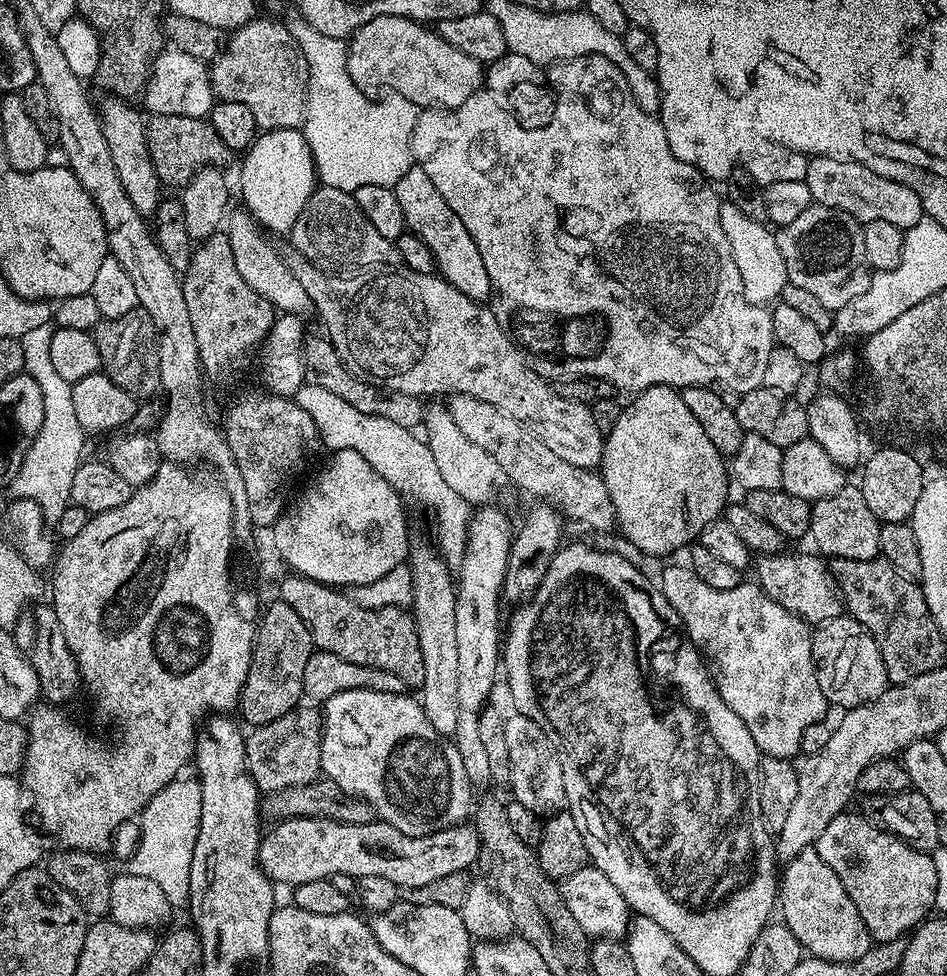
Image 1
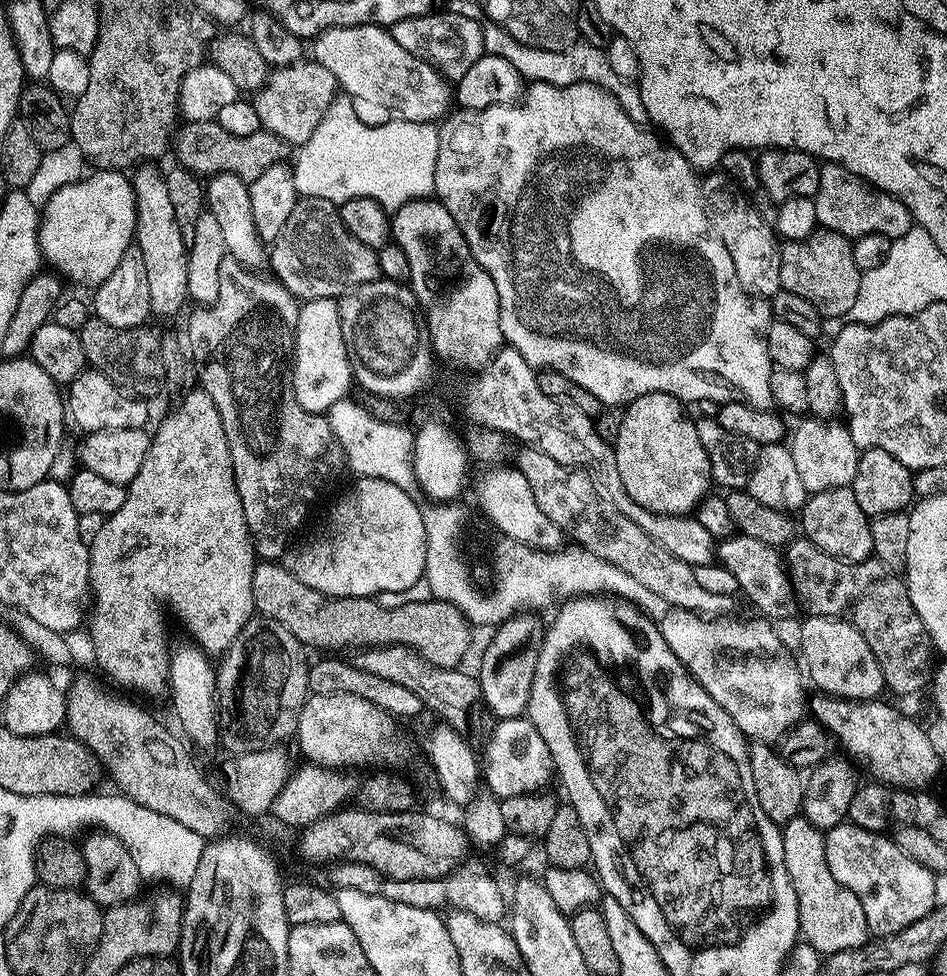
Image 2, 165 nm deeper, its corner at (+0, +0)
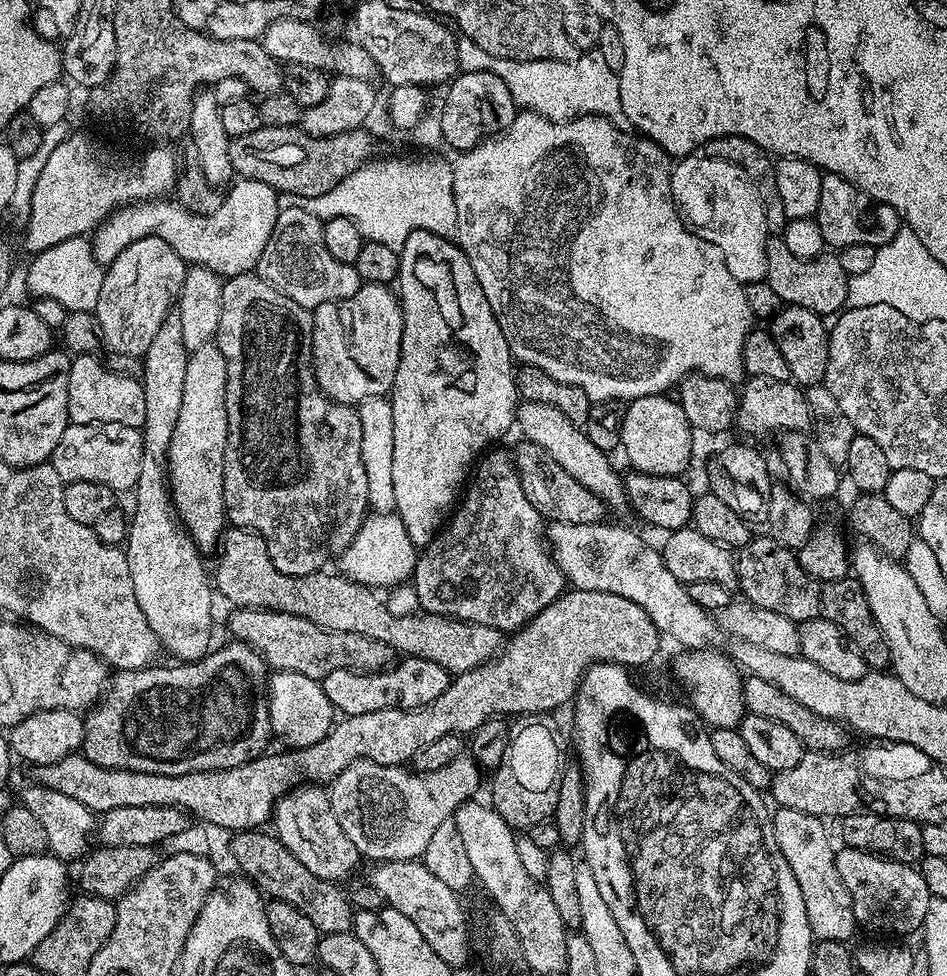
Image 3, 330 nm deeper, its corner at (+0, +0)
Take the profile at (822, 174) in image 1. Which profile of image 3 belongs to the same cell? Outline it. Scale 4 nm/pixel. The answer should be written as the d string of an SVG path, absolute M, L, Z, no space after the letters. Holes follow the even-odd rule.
M825 174L822 178L822 195L814 219L822 230L825 245L832 250L859 244L885 244L894 238L894 234L898 234L902 226L895 208L870 198L870 194L866 194L846 178L831 174Z

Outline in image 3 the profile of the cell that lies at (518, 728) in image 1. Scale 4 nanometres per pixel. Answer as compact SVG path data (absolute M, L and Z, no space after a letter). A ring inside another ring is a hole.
M468 754L456 756L446 766L433 772L417 772L394 764L356 760L331 781L327 794L334 810L334 818L338 818L338 826L342 826L346 838L354 842L361 857L368 859L369 856L372 862L415 860L423 857L434 830L455 813L457 805L477 795L476 787L480 784L480 774L481 766Z

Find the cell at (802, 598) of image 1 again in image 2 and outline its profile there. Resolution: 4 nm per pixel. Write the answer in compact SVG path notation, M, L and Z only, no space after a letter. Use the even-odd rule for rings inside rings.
M733 534L723 537L717 543L714 556L723 568L730 570L730 574L738 578L742 596L760 611L757 613L761 617L784 616L794 608L792 584L788 581L781 553L777 549L766 542L758 542L758 538Z

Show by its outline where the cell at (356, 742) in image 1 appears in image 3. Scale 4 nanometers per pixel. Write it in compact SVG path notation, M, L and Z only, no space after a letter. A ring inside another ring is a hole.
M273 671L266 684L266 695L272 736L289 749L314 746L314 742L321 740L334 723L334 709L326 698L323 683L306 678L306 674Z

